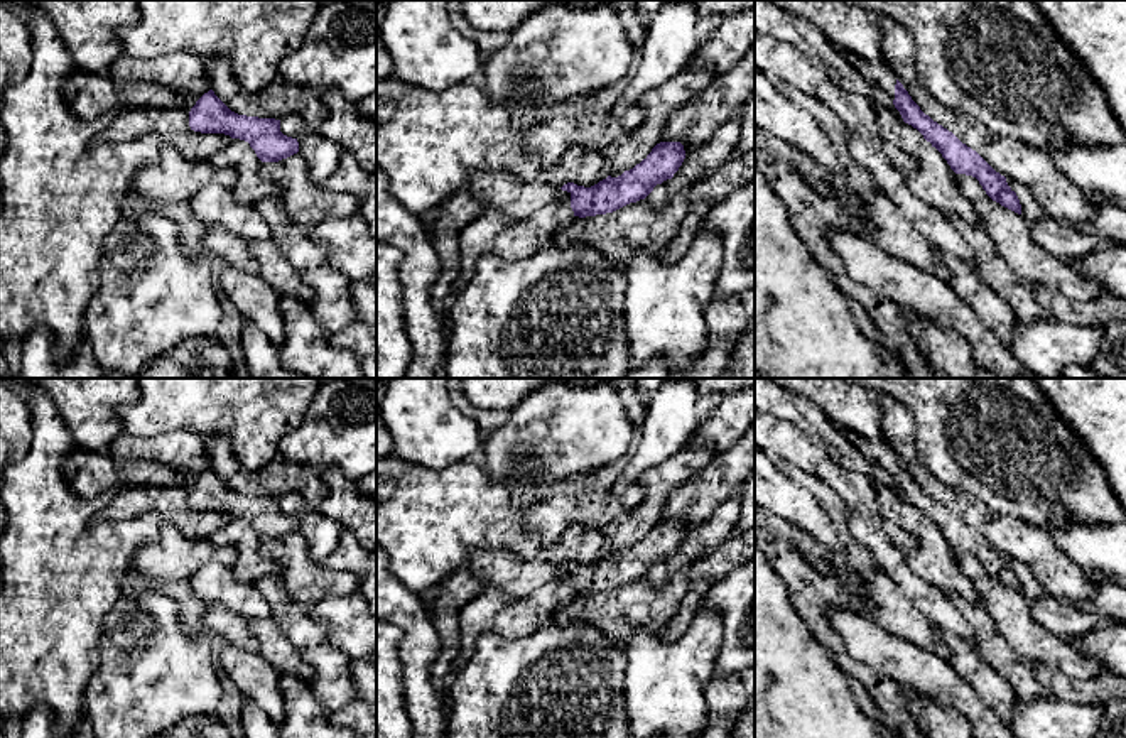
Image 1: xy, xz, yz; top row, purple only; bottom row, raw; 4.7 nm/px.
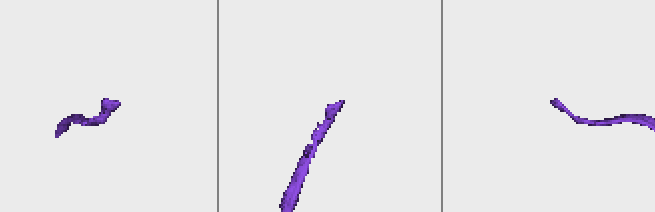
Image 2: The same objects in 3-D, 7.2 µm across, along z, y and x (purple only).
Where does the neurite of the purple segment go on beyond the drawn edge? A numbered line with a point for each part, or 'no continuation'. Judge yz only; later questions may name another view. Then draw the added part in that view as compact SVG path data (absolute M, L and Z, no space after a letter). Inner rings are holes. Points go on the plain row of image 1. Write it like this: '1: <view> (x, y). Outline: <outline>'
1: yz (878, 453). Outline: M861 437L858 449L869 464L881 468L891 480L895 478L896 454L885 439L869 441Z

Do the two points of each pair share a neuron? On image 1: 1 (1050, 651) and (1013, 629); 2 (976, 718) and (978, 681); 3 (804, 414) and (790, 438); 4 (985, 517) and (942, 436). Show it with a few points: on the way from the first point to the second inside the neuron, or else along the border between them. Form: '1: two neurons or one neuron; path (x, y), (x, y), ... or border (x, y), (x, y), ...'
1: one neuron; path (1042, 645), (1022, 632)
2: two neurons; border (951, 666), (1000, 720)
3: two neurons; border (772, 414), (792, 423), (821, 448)
4: two neurons; border (937, 478), (974, 495), (993, 510), (1008, 514)

